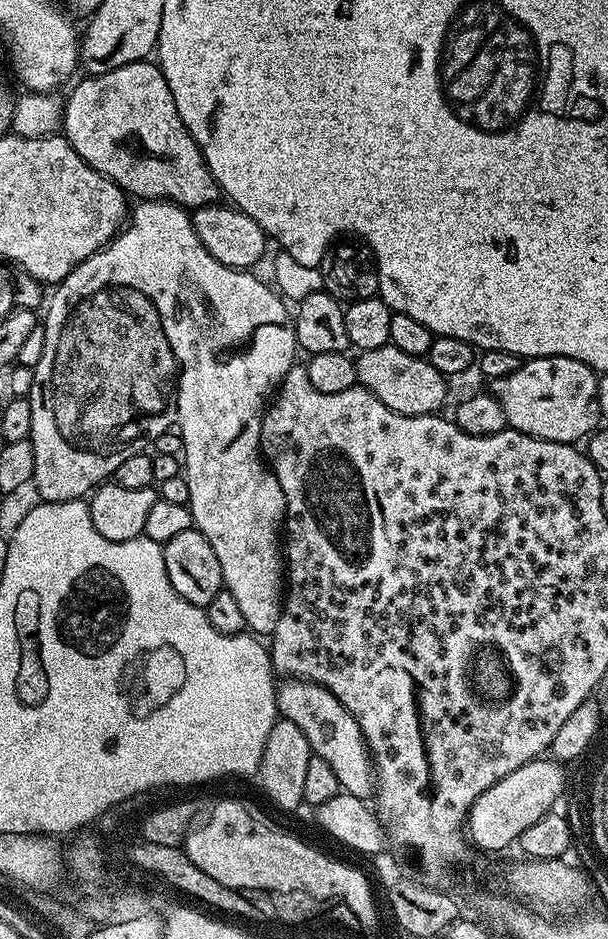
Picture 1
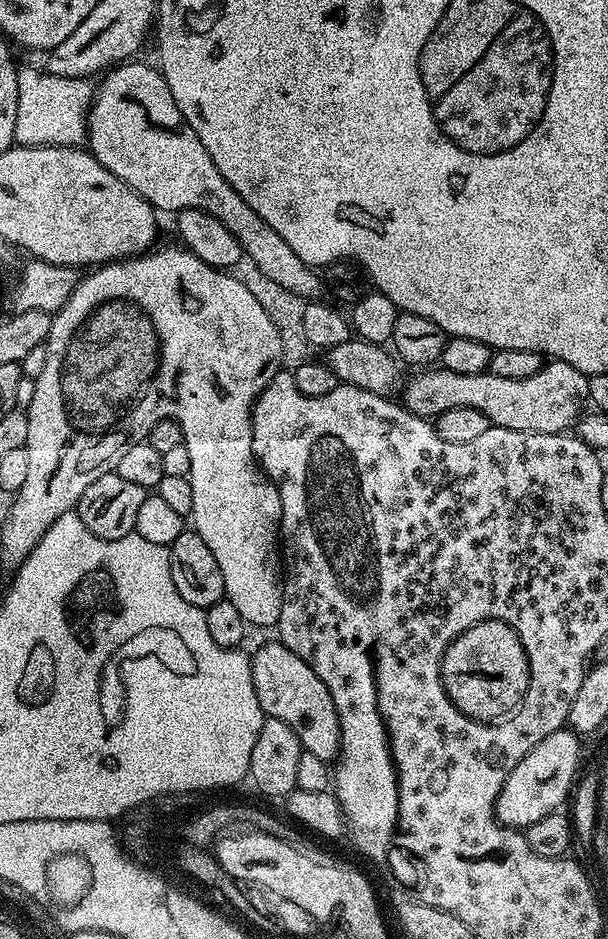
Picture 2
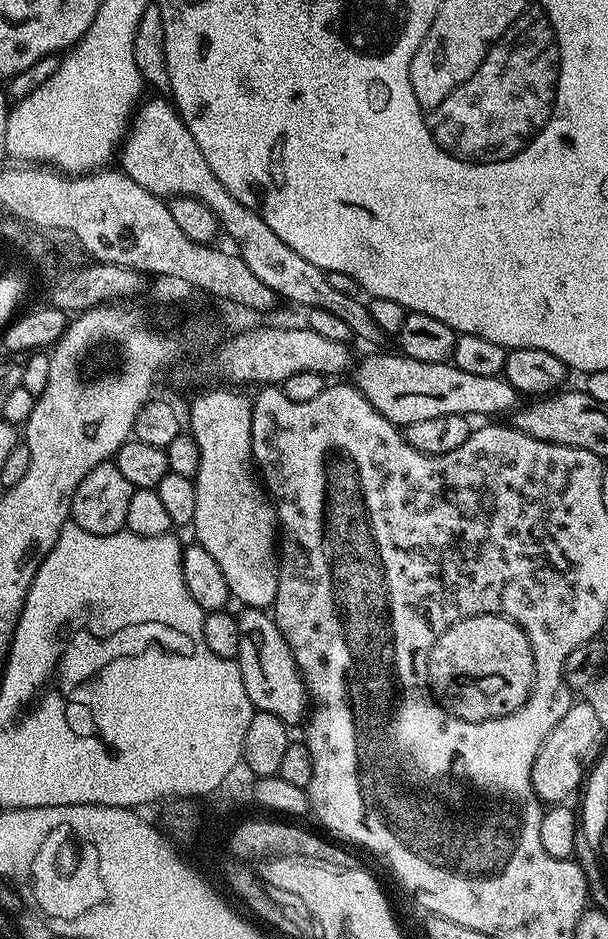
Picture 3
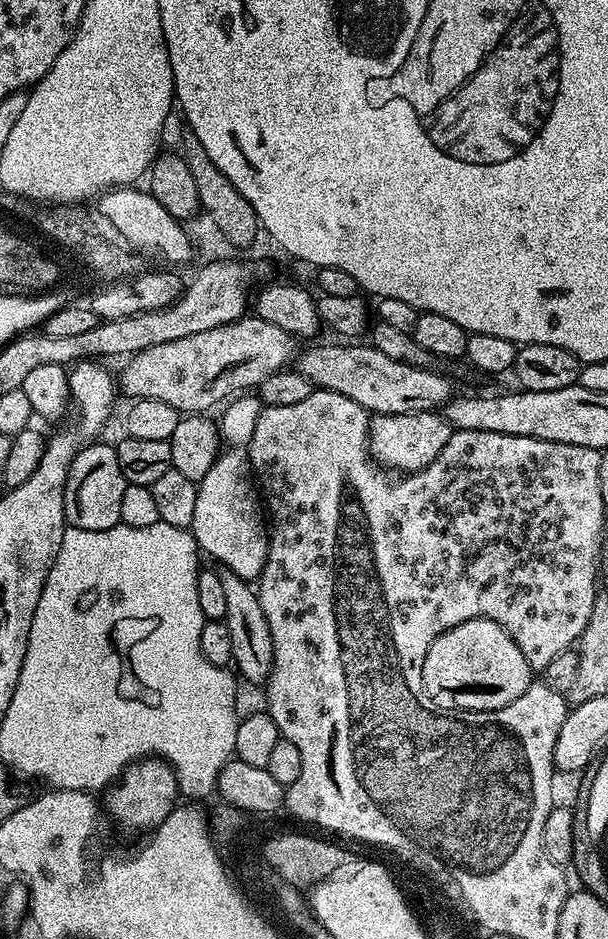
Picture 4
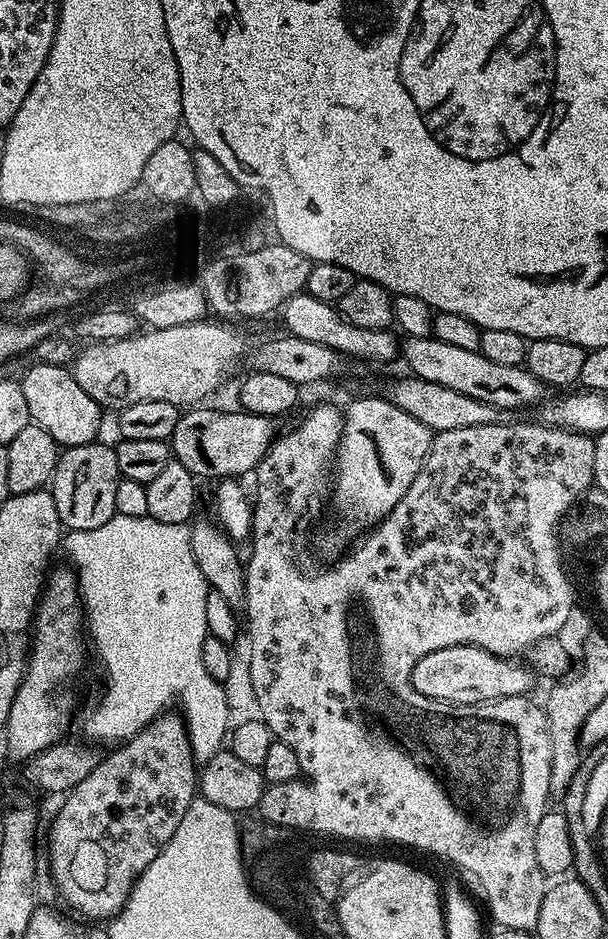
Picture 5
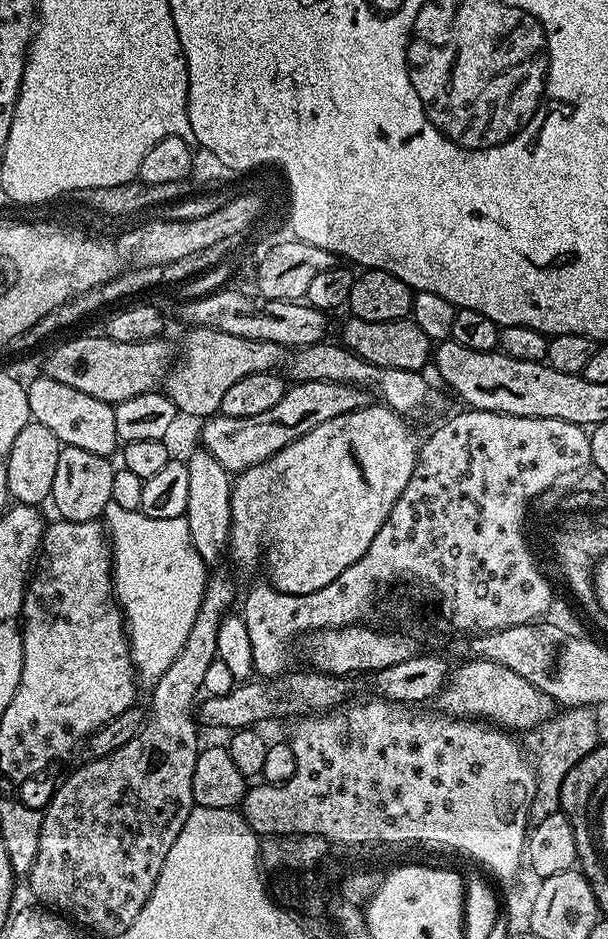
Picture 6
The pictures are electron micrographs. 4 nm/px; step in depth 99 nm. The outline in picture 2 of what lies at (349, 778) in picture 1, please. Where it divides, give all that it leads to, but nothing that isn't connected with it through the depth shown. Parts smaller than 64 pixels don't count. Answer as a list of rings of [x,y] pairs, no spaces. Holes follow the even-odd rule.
[[[279,642],[268,644],[256,653],[253,651],[250,659],[254,690],[265,717],[286,722],[286,726],[298,734],[303,751],[329,762],[335,761],[340,755],[340,719],[334,698],[330,698],[330,690],[326,690],[326,682],[322,682],[294,650]]]

